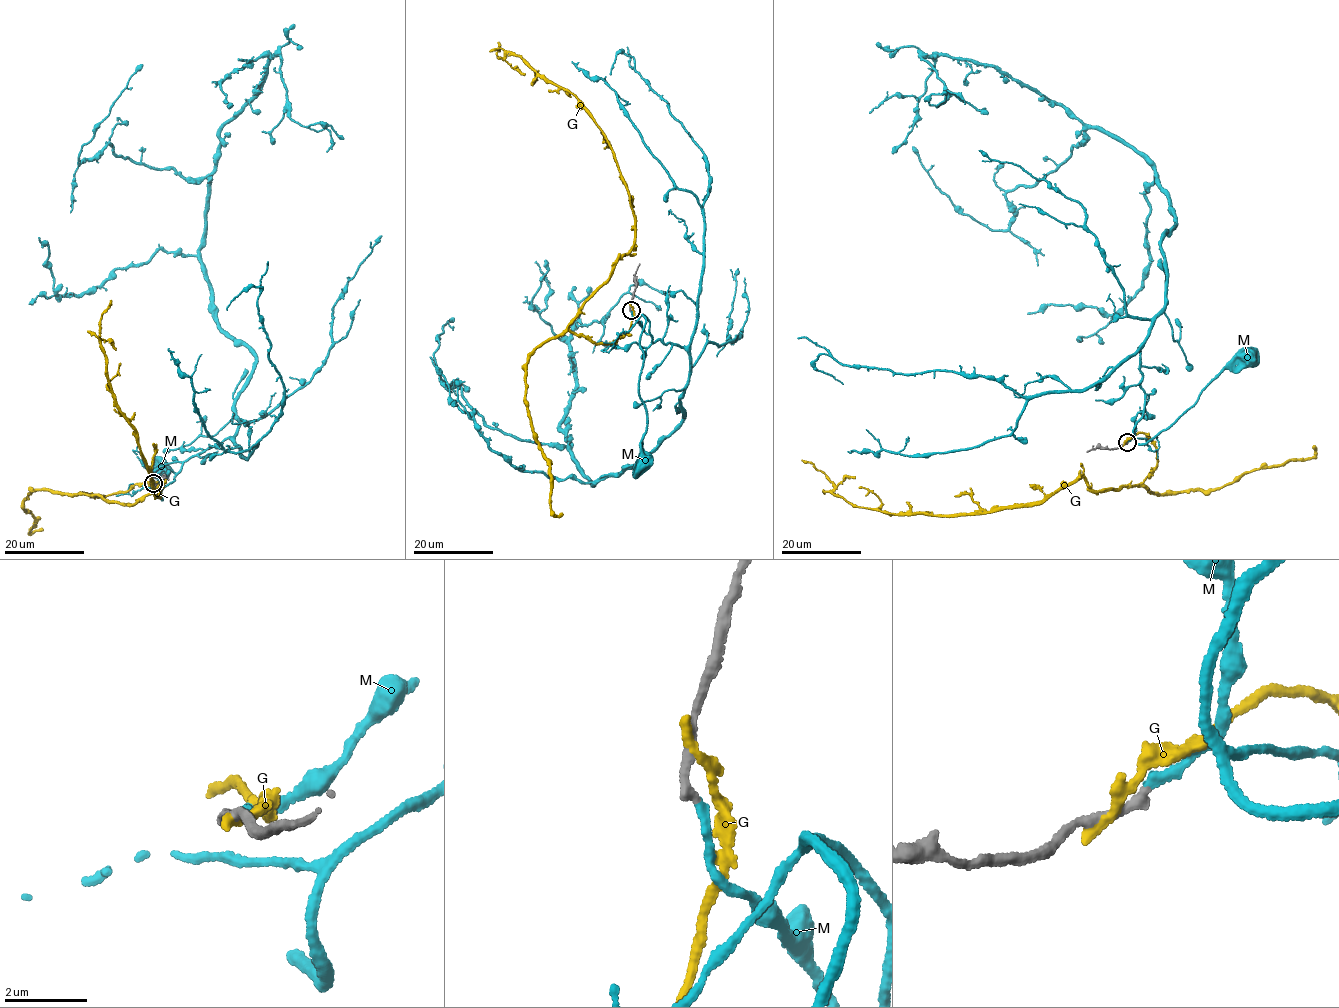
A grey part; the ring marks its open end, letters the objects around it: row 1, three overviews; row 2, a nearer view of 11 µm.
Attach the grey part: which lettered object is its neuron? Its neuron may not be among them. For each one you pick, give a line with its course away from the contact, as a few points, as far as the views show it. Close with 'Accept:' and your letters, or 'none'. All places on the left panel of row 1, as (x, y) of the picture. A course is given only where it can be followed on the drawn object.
M: Its course: (154, 483), (171, 471), (176, 474), (162, 490), (161, 499), (154, 485), (167, 474), (163, 469)
Accept: M

